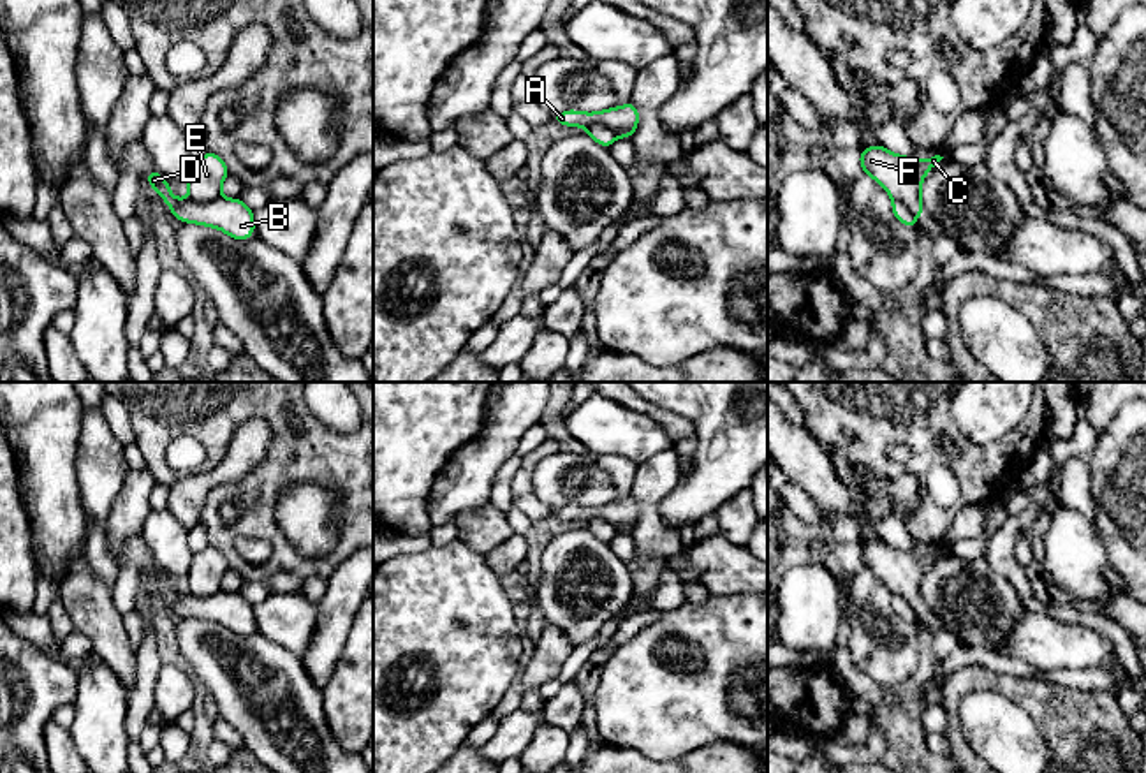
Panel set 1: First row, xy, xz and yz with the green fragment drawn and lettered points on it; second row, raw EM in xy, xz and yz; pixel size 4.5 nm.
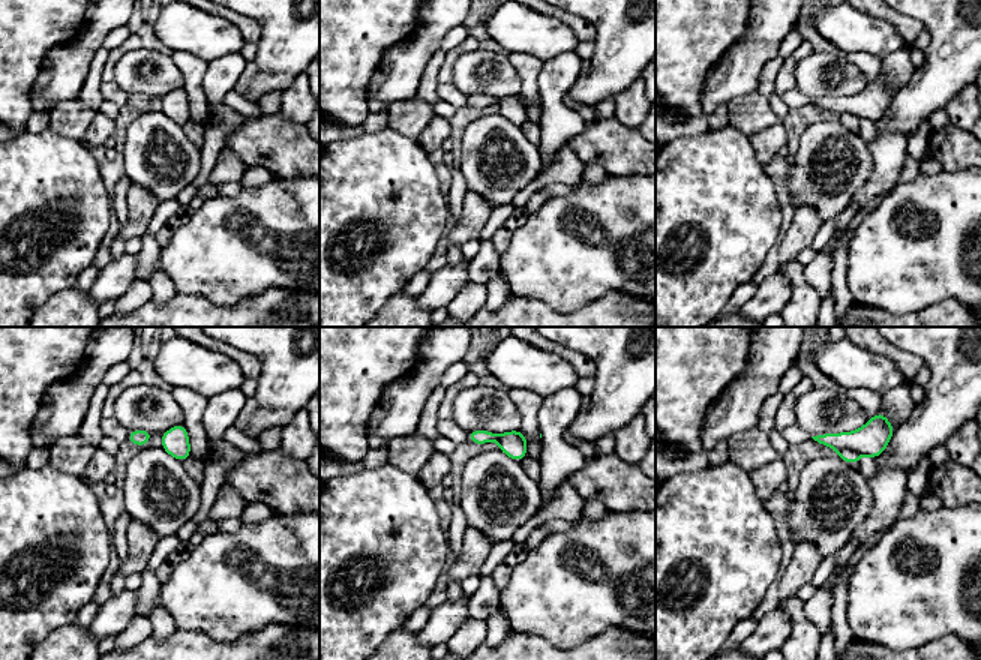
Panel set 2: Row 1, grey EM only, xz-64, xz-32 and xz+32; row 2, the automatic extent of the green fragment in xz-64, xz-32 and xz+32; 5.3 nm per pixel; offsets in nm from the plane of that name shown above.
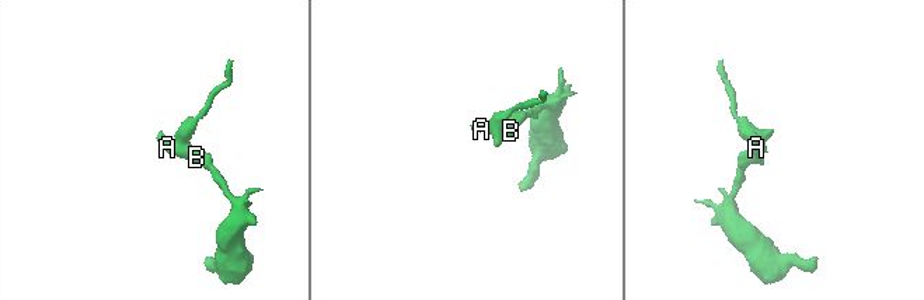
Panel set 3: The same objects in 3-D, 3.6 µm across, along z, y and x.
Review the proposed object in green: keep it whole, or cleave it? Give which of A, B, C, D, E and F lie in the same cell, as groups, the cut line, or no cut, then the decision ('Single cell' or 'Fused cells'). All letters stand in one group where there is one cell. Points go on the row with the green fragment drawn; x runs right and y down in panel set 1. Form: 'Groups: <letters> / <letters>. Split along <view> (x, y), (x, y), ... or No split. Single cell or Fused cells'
Groups: A B D / C E F. Split along xz (587, 127), (606, 125), (617, 136). Fused cells

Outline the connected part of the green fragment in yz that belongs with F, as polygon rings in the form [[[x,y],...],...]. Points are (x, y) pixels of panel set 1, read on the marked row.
[[[880,143],[857,151],[861,171],[870,174],[893,199],[905,202],[914,215],[924,215],[921,202],[921,185],[929,169],[933,169],[944,157],[935,155],[926,160],[914,157],[901,157]]]

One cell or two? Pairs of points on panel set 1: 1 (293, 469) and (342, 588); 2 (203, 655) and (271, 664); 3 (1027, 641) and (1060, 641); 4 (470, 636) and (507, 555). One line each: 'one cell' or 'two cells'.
1: two cells
2: one cell
3: one cell
4: two cells

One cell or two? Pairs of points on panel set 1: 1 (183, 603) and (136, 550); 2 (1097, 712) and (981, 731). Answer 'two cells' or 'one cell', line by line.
1: one cell
2: two cells

